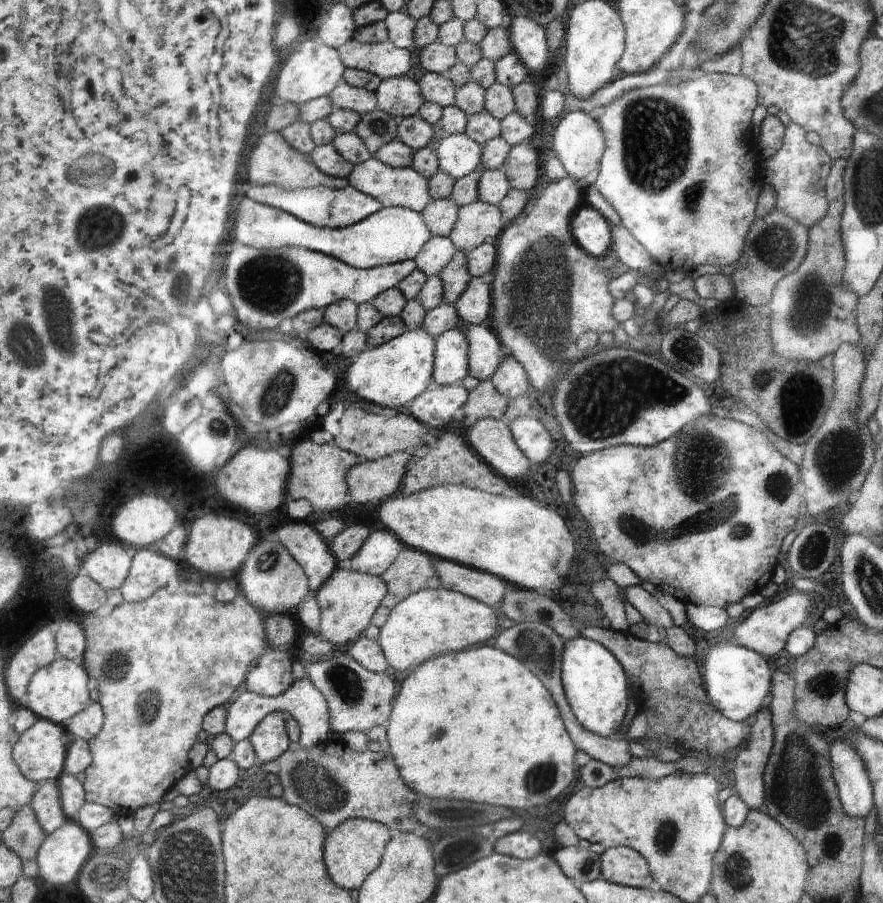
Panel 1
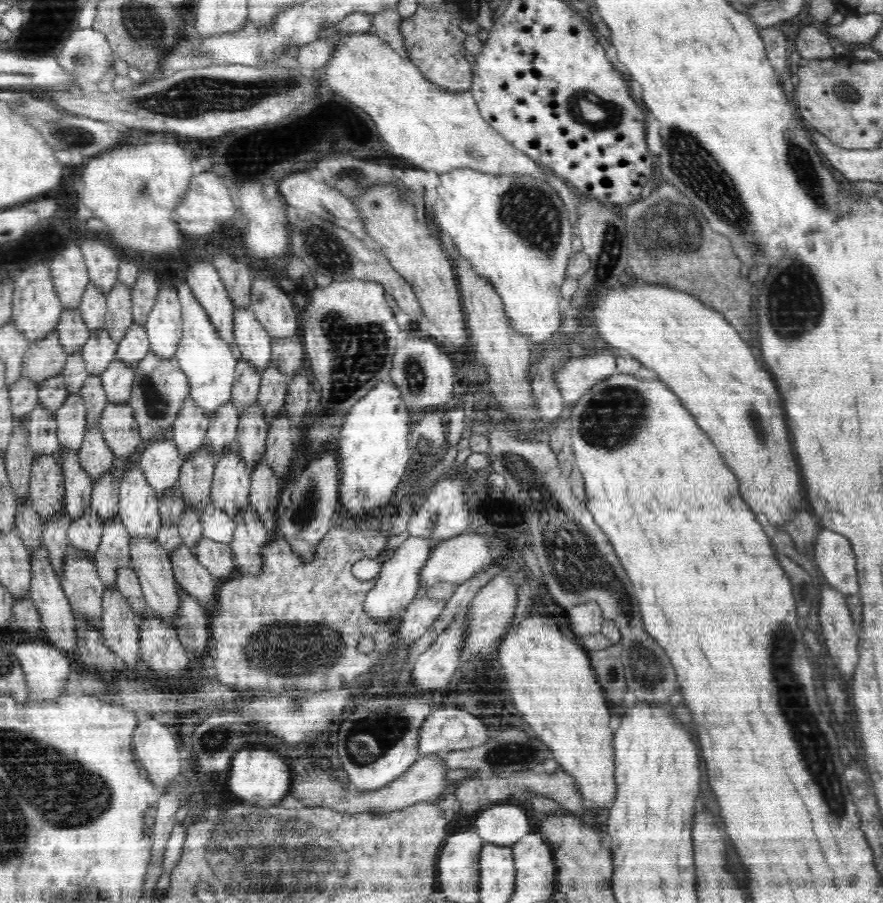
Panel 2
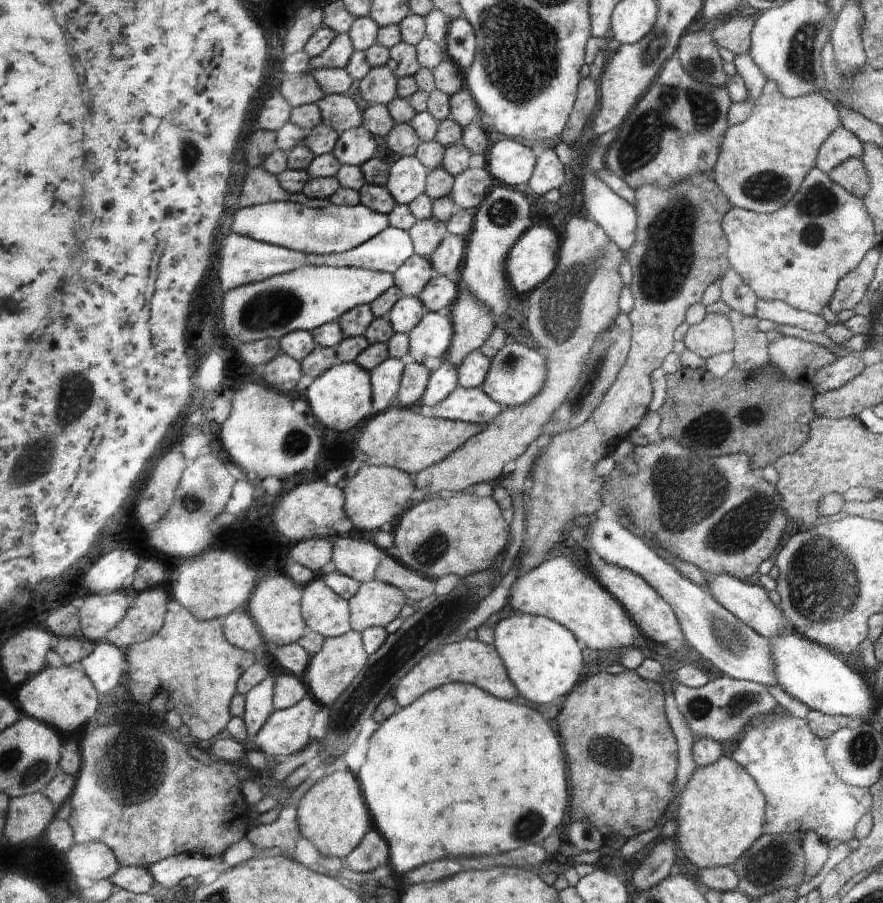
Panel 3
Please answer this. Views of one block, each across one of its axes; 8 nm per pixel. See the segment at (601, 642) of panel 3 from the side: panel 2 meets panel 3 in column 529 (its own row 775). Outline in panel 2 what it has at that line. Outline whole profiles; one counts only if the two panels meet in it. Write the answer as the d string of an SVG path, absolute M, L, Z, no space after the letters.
M526 618L526 622L522 620L518 624L514 634L500 640L498 662L504 668L506 682L510 684L512 702L522 712L524 720L532 726L532 730L538 734L538 738L554 752L554 760L559 764L559 768L574 777L582 798L592 802L594 811L596 808L610 810L617 791L613 733L608 728L612 714L608 710L602 688L596 682L596 672L585 648L581 644L574 644L568 634L562 634L554 626L548 626L536 618Z

